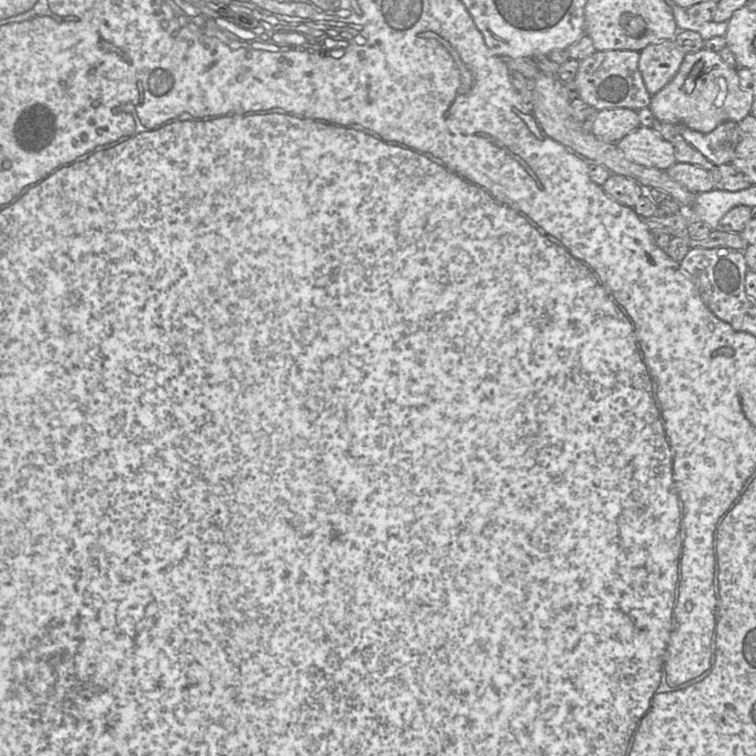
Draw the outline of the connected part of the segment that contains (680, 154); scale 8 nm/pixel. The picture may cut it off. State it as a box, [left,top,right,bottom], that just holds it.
[652,118,740,171]

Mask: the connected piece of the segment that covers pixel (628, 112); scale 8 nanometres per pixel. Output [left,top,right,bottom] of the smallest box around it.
[590,108,640,143]

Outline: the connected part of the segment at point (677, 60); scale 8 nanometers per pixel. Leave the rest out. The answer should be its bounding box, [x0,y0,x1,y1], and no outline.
[638,40,685,96]

